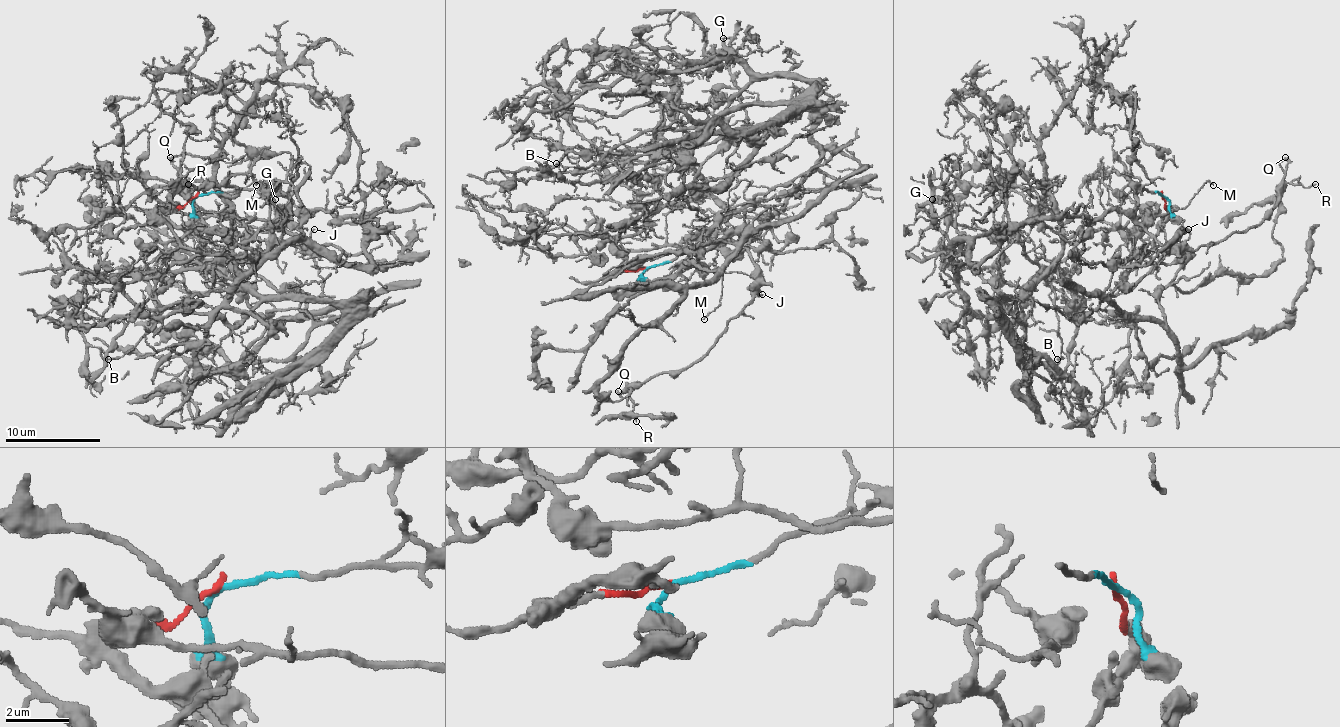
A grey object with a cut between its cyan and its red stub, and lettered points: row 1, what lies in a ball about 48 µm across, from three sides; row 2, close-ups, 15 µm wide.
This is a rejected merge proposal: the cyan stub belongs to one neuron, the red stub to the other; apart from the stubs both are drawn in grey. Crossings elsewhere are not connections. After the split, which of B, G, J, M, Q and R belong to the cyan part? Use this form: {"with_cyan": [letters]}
{"with_cyan": ["B", "G", "J", "M", "Q", "R"]}

